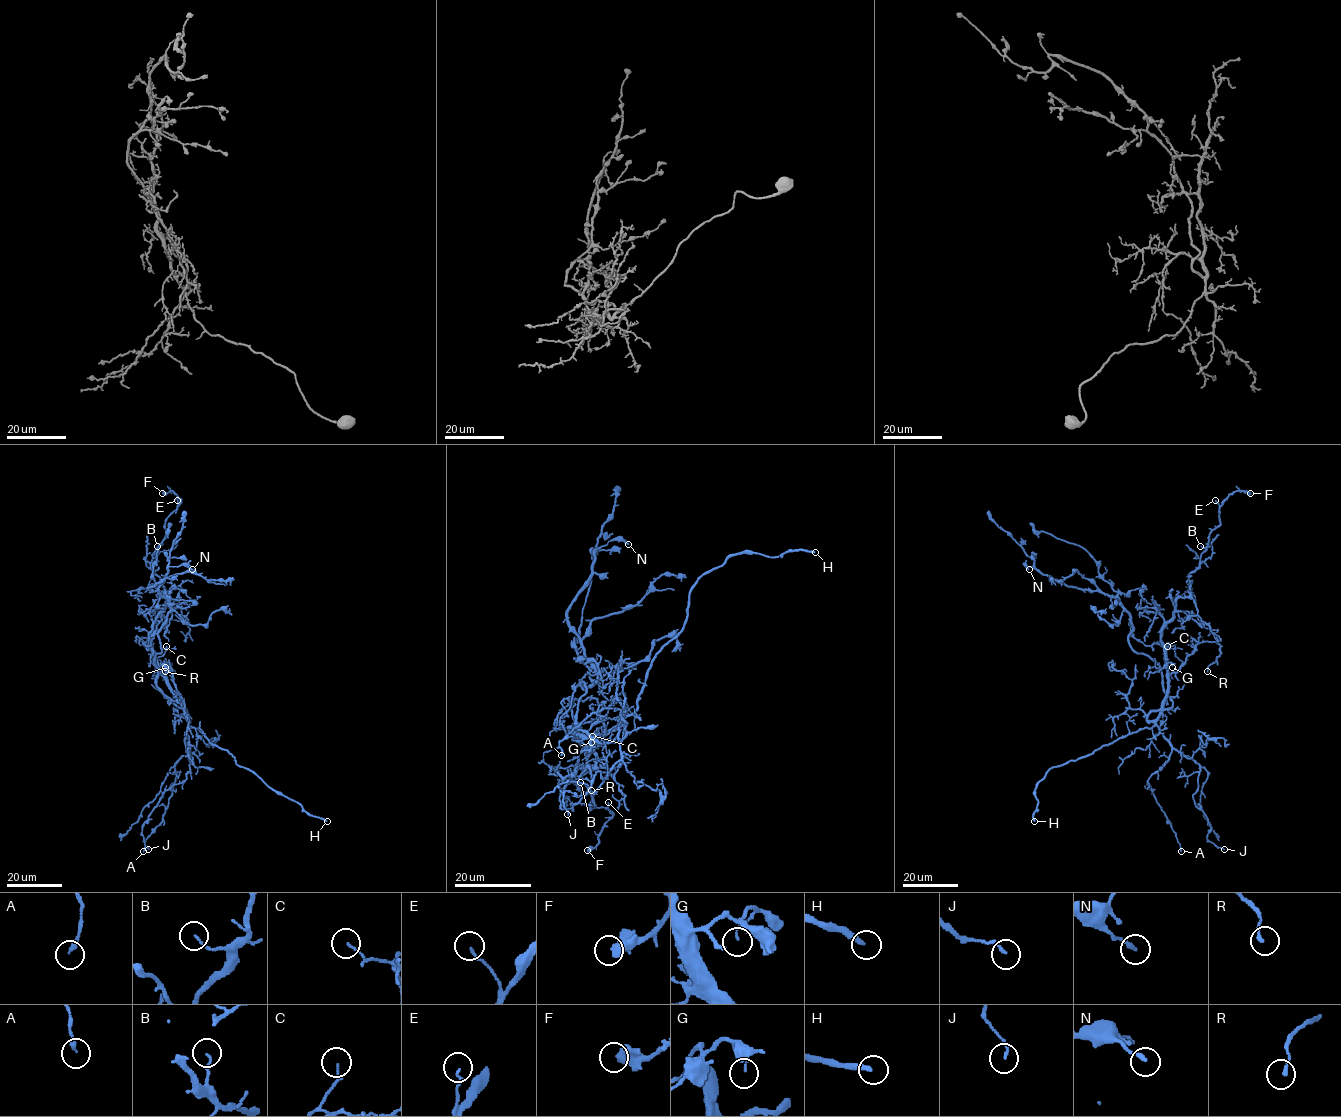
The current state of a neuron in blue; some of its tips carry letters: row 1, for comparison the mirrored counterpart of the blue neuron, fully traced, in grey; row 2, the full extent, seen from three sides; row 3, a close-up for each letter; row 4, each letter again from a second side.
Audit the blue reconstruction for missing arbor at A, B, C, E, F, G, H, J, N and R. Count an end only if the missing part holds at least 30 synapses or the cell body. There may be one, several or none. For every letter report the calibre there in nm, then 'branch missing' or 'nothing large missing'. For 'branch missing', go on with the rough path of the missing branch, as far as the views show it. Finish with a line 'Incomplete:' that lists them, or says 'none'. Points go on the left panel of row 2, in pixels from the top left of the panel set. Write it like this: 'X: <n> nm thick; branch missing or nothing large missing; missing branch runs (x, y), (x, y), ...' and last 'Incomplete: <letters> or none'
A: 200 nm thick; nothing large missing
B: 100 nm thick; nothing large missing
C: 90 nm thick; nothing large missing
E: 120 nm thick; nothing large missing
F: 600 nm thick; nothing large missing
G: 100 nm thick; nothing large missing
H: 280 nm thick; branch missing; missing branch runs (327, 821), (354, 829), (368, 825)
J: 120 nm thick; nothing large missing
N: 180 nm thick; nothing large missing
R: 170 nm thick; nothing large missing
Incomplete: H

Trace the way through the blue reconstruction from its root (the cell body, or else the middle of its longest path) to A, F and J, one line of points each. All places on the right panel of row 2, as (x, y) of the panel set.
A: (1166, 694), (1156, 725), (1169, 743), (1171, 753), (1147, 784), (1170, 824), (1181, 851)
F: (1166, 694), (1162, 627), (1189, 595), (1189, 575), (1220, 523), (1222, 502), (1250, 493)
J: (1166, 694), (1156, 725), (1175, 749), (1199, 765), (1194, 803), (1209, 823), (1207, 838), (1224, 849)

